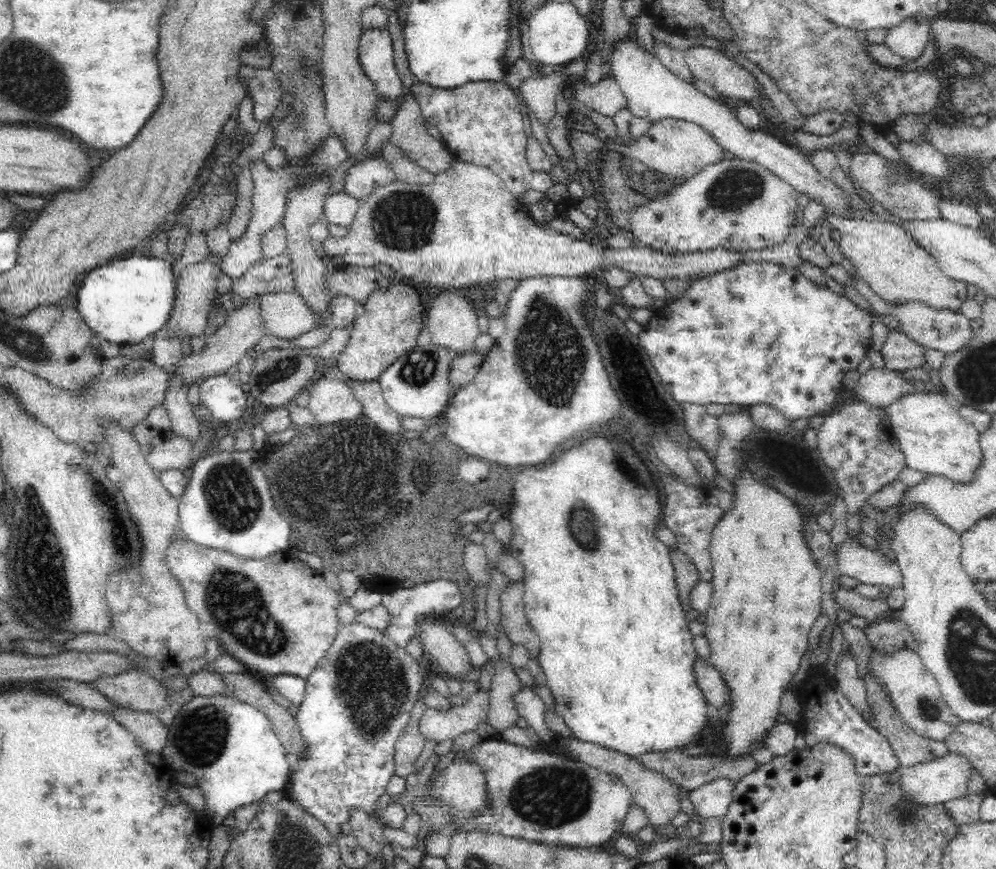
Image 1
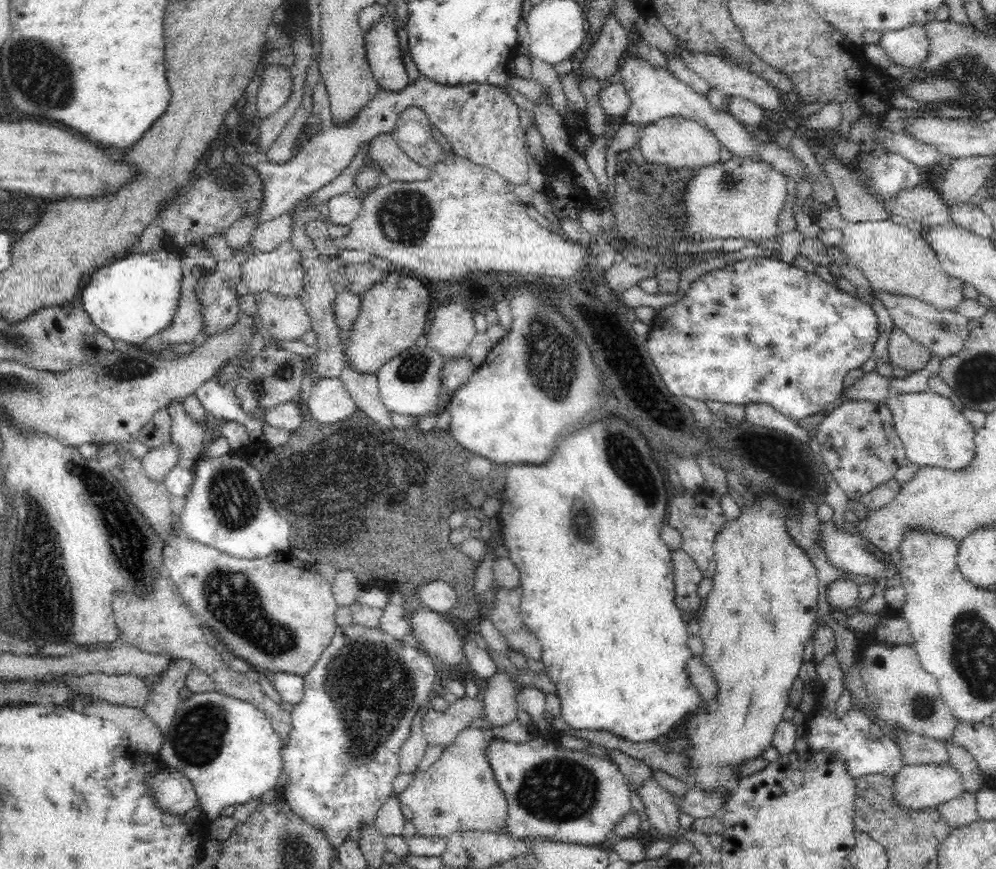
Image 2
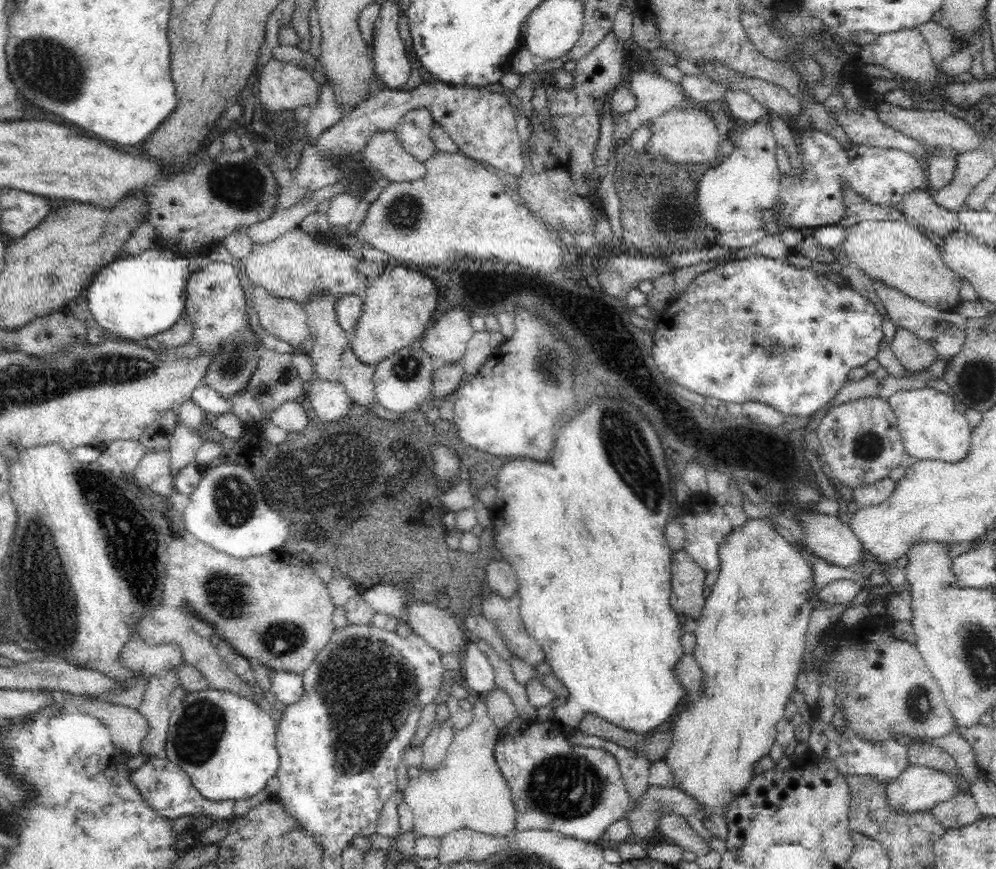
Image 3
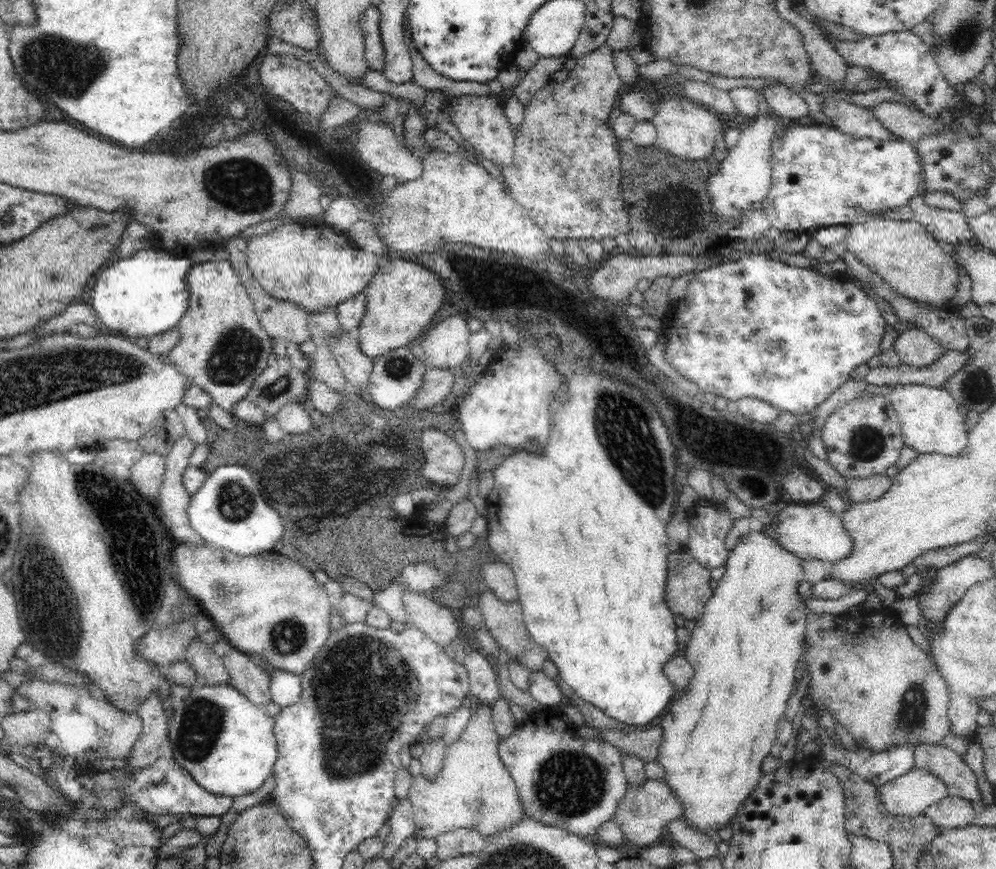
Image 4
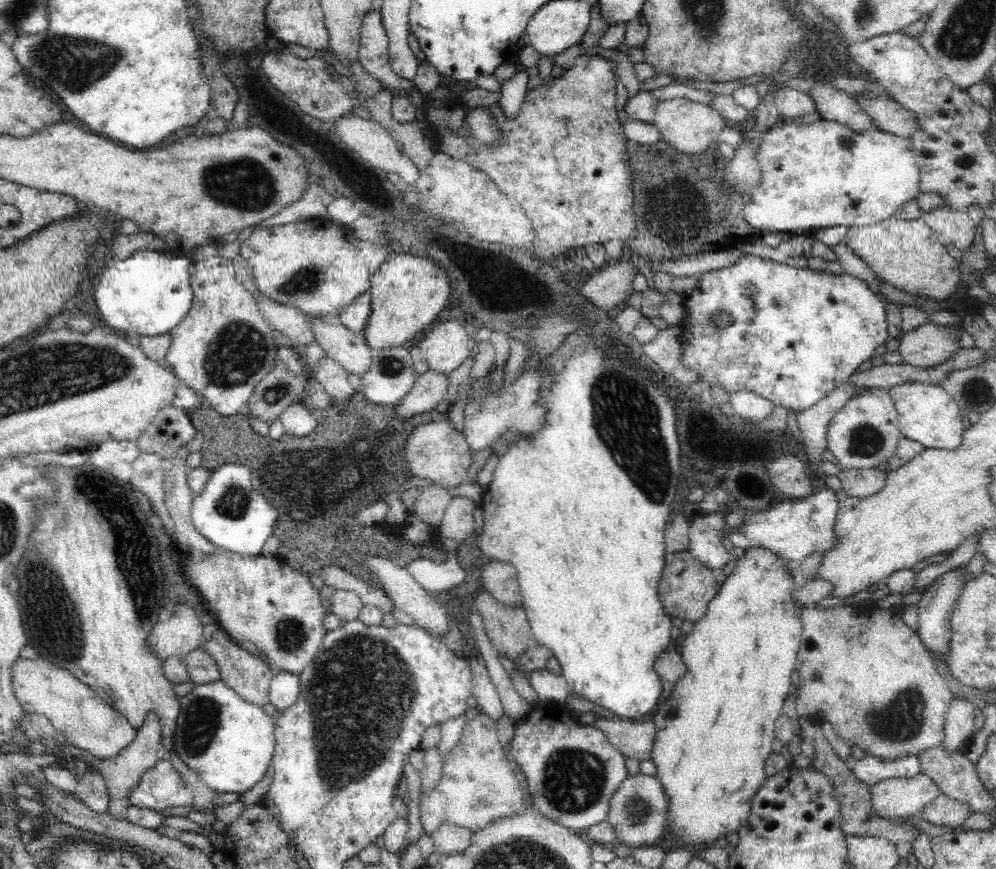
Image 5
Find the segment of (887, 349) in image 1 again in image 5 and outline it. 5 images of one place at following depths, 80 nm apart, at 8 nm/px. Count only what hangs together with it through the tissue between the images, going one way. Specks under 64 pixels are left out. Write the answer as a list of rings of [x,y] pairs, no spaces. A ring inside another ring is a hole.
[[[933,322],[925,323],[903,333],[899,342],[900,346],[897,351],[900,353],[902,363],[920,368],[932,368],[961,349],[957,344],[956,333],[952,333],[948,327],[936,327]]]

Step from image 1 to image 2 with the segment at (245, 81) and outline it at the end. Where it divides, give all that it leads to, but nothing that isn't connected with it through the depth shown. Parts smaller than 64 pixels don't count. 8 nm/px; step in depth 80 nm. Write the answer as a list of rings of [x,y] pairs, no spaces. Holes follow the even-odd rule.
[[[270,65],[261,72],[257,96],[257,117],[268,118],[276,112],[290,96],[292,86],[287,67]]]

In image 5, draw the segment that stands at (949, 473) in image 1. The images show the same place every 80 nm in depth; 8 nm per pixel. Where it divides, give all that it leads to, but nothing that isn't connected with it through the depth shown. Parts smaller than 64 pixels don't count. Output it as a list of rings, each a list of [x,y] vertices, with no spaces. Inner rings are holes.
[[[911,382],[893,386],[888,391],[898,413],[901,436],[922,444],[924,449],[953,451],[962,444],[967,426],[965,414],[961,413],[961,408],[947,390],[941,386]]]

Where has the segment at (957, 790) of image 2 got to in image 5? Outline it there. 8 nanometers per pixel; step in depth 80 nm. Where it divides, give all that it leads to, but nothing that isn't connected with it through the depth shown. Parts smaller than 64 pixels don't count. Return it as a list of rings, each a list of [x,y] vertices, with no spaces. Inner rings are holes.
[[[923,772],[906,778],[887,778],[871,787],[873,810],[882,821],[920,816],[923,808],[942,794]]]

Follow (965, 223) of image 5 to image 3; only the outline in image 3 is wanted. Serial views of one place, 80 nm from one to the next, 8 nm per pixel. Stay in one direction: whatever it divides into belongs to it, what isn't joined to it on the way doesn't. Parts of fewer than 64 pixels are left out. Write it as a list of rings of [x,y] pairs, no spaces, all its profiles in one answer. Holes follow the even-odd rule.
[[[923,189],[910,190],[897,205],[904,220],[920,226],[928,235],[946,237],[961,225],[954,211],[940,207],[934,197]]]

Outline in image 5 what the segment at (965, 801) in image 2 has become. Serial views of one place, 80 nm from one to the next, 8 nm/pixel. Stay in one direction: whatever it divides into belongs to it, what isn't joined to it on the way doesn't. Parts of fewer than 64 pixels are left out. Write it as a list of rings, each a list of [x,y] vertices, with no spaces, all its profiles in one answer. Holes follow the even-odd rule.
[[[942,793],[923,808],[920,816],[930,824],[956,830],[962,827],[971,814],[967,804]]]

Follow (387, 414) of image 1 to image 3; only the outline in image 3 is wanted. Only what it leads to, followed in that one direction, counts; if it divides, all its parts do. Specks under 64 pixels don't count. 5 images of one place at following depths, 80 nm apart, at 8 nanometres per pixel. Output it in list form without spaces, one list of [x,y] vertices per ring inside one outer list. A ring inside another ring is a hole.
[[[350,346],[346,348],[342,359],[342,372],[339,381],[344,385],[345,391],[354,403],[362,405],[365,409],[368,409],[374,416],[378,416],[377,408],[374,406],[377,402],[375,393],[374,373],[375,369],[360,363],[360,360],[356,359],[353,351],[350,350]]]

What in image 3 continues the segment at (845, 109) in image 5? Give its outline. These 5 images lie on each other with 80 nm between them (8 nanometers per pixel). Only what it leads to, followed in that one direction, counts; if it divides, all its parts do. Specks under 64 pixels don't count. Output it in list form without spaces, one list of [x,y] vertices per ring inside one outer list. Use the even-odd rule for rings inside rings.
[[[864,106],[860,111],[842,110],[839,126],[856,145],[898,149],[920,162],[925,162],[933,152],[932,147],[920,144],[917,140],[884,124],[875,108]]]

